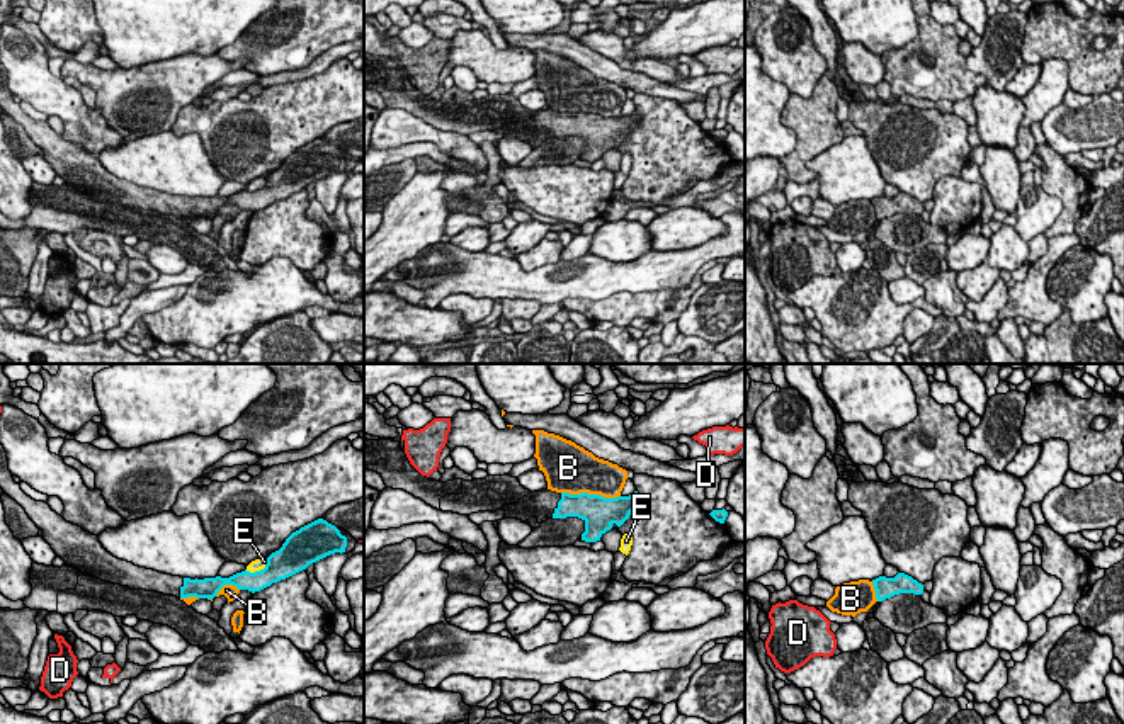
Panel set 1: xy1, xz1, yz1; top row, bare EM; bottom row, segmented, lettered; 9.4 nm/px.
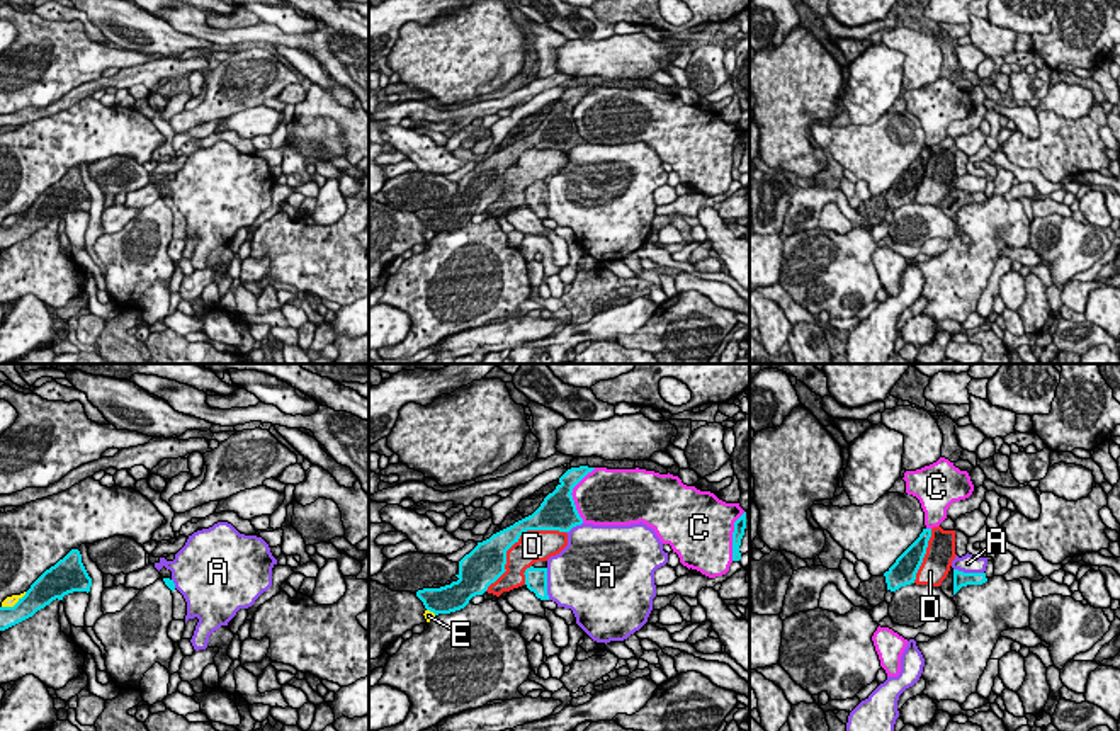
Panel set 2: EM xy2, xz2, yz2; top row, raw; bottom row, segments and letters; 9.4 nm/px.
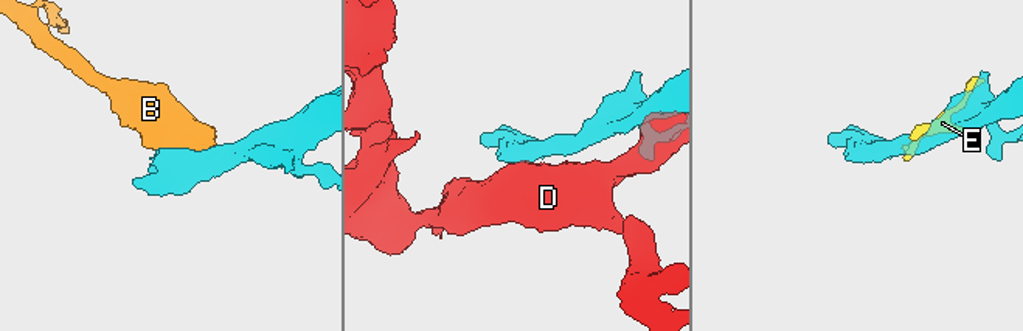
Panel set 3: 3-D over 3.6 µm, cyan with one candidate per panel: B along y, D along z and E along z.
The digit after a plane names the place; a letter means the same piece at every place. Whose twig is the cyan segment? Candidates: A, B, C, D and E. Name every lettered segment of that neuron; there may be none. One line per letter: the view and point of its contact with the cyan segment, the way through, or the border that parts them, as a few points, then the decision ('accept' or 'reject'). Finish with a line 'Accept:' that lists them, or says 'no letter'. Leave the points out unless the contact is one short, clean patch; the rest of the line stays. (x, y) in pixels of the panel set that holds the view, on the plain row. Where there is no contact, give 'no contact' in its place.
A: meets cyan in xz2 at (546, 203); reject
B: meets cyan in xz1 at (590, 114); reject
C: meets cyan in xz2 at (571, 114); reject
D: meets cyan in xz2 at (517, 160); reject
E: meets cyan in xy1 at (257, 191); reject
Accept: no letter

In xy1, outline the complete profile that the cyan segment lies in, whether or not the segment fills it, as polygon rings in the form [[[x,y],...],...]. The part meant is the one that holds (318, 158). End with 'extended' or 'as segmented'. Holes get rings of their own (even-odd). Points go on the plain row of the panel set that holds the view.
[[[2,63],[0,107],[26,129],[29,138],[43,151],[43,158],[66,185],[105,202],[177,218],[196,216],[211,219],[224,204],[255,212],[306,189],[309,184],[330,173],[342,173],[347,167],[347,156],[342,155],[335,144],[318,138],[292,151],[282,167],[267,177],[267,184],[260,190],[250,192],[245,189],[230,197],[180,197],[114,177],[102,167],[97,155],[66,141],[61,134],[53,131],[48,122],[27,116],[9,90],[7,71]]] | extended

